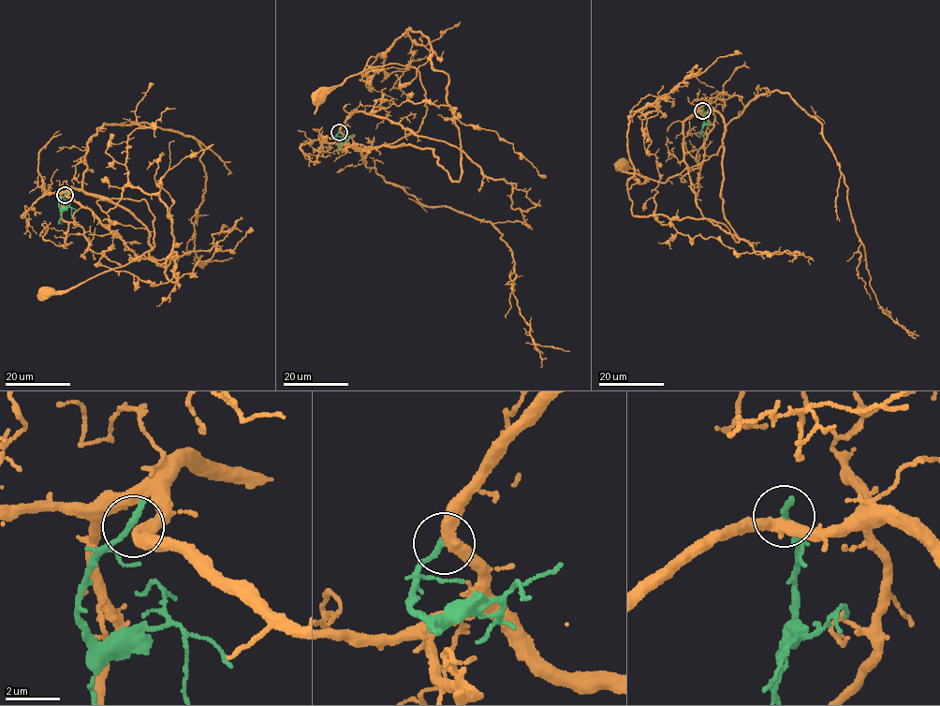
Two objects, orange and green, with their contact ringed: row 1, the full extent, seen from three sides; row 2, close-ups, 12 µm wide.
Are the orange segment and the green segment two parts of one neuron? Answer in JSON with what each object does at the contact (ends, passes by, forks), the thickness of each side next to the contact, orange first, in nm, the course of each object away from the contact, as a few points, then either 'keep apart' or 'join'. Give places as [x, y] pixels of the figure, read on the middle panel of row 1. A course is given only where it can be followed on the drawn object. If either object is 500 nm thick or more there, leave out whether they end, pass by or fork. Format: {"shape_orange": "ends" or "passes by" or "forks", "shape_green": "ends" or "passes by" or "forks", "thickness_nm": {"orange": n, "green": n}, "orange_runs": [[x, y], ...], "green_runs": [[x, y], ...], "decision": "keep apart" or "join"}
{"shape_orange": "passes by", "shape_green": "ends", "thickness_nm": {"orange": 400, "green": 280}, "orange_runs": [[339, 131], [352, 146], [366, 149], [417, 133], [427, 109], [418, 72], [393, 63], [374, 66], [319, 94]], "green_runs": [[339, 131], [336, 139], [349, 139]], "decision": "keep apart"}

